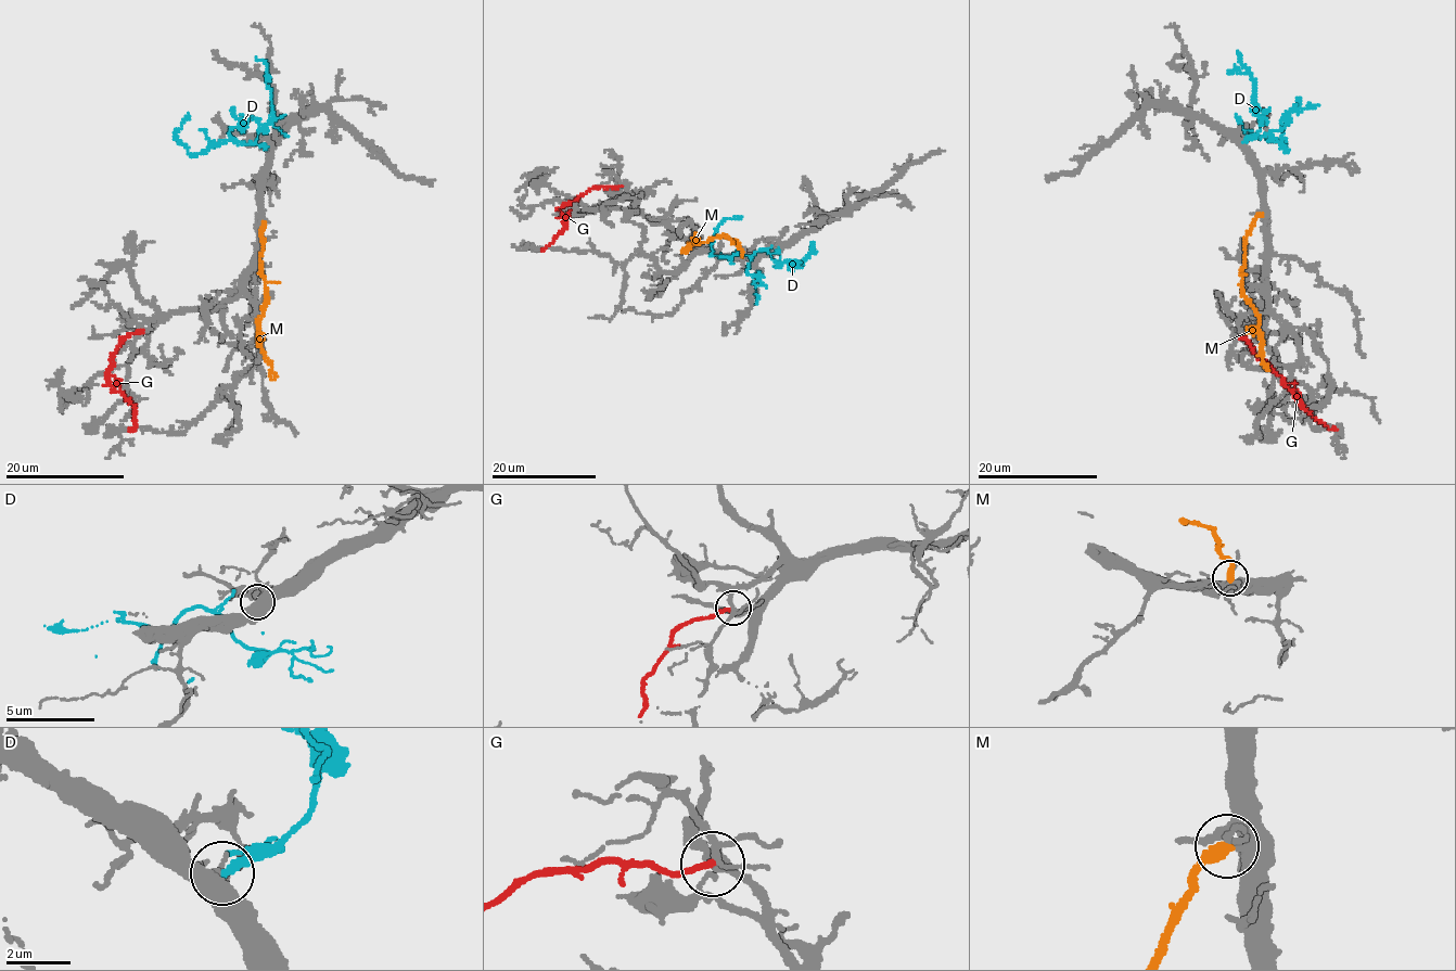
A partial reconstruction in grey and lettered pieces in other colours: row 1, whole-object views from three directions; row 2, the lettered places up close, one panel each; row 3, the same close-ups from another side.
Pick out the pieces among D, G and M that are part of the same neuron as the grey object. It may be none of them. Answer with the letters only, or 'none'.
none

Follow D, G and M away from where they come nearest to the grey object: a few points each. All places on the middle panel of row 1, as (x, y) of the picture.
D: (779, 247), (775, 252), (757, 250), (753, 255), (711, 255), (718, 224), (726, 219), (741, 217)
G: (620, 187), (594, 187), (566, 203), (560, 212), (565, 219), (562, 231), (540, 250)
M: (741, 255), (736, 240), (720, 234), (704, 243), (688, 243), (689, 248), (681, 253)

